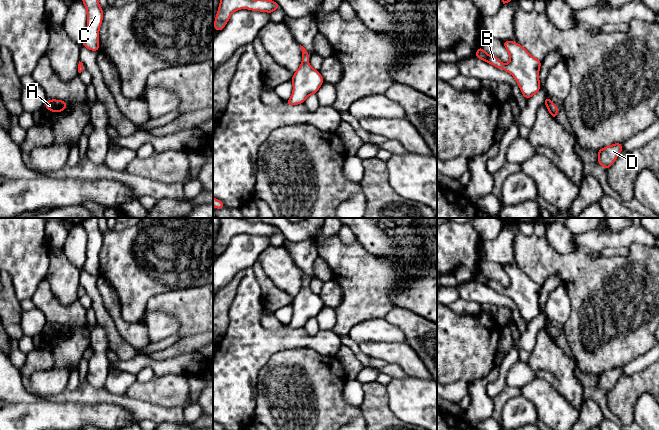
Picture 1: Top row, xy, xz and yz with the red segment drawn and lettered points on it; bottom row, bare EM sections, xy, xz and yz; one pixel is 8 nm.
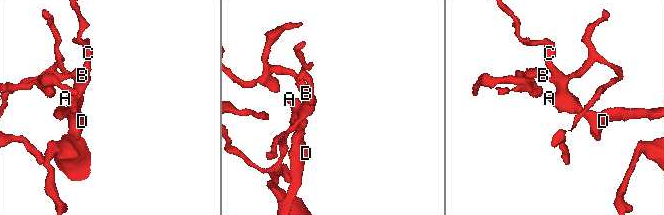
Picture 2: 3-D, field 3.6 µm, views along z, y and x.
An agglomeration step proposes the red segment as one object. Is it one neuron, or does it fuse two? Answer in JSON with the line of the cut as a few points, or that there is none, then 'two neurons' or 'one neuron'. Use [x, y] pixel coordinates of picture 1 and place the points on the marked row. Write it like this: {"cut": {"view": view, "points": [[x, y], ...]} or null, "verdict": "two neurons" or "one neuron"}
{"cut": null, "verdict": "one neuron"}

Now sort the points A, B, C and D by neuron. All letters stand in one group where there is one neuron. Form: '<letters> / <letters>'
A B C D

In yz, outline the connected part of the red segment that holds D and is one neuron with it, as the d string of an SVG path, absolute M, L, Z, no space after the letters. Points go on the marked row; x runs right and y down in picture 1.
M615 143L604 147L597 152L598 163L607 170L620 153L622 153L622 143Z

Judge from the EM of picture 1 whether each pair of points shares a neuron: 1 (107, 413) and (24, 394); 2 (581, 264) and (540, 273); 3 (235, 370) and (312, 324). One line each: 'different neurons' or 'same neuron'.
1: different neurons
2: same neuron
3: different neurons

